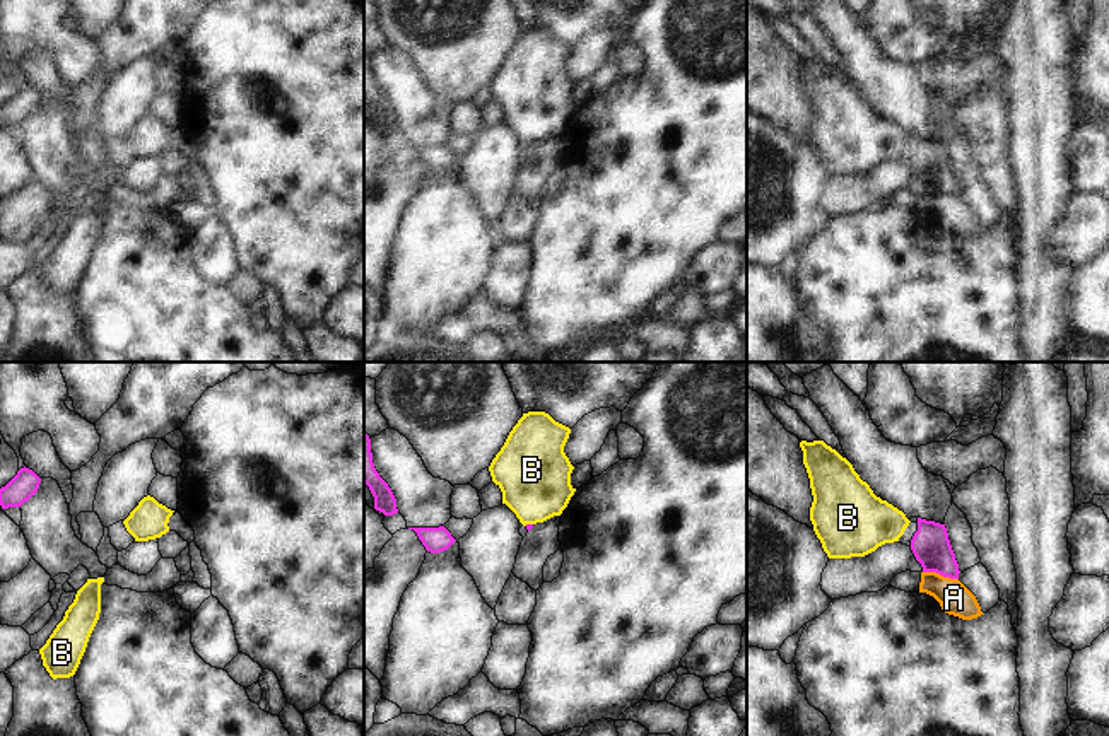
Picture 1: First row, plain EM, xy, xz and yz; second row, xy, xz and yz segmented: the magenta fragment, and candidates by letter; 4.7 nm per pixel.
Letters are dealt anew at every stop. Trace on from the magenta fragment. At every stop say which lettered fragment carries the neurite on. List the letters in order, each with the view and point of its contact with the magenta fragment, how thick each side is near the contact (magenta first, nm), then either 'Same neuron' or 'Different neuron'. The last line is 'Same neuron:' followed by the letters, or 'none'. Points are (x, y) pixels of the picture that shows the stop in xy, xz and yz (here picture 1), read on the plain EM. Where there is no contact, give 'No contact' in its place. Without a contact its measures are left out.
A: Touches magenta at yz (940, 192). Thickness 180 nm (magenta) against 150 nm. Different neuron
B: Touches magenta at xz (528, 142). Thickness 30 nm (magenta) against 360 nm. Different neuron
Same neuron: none

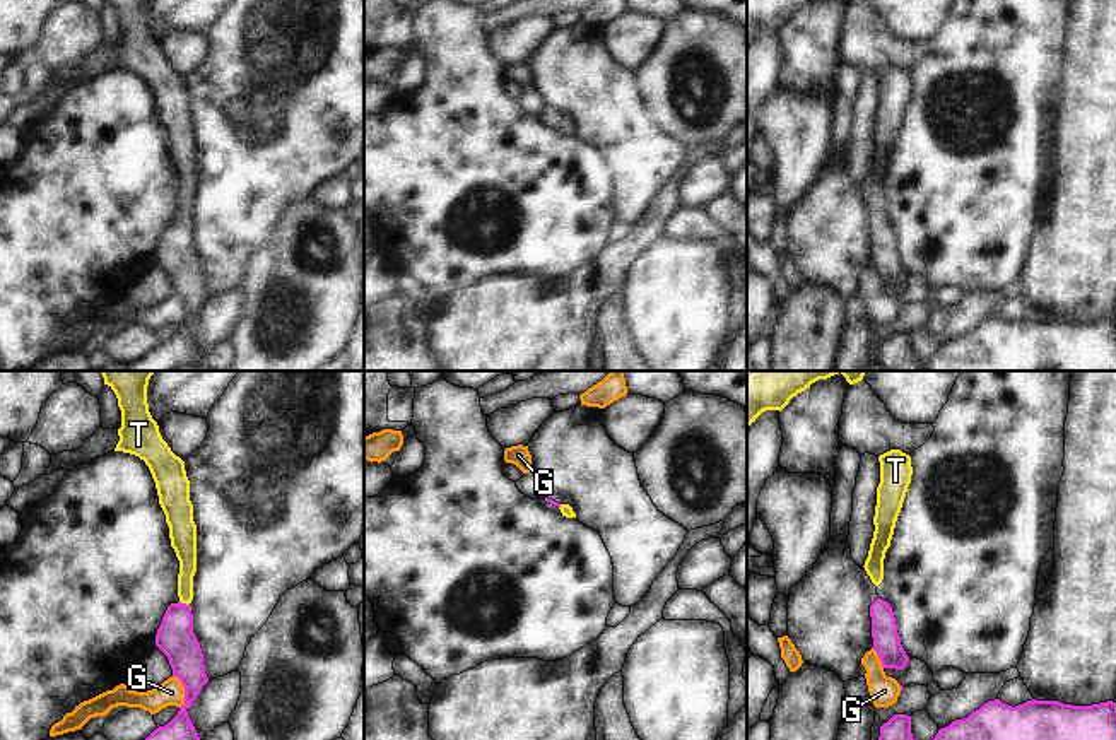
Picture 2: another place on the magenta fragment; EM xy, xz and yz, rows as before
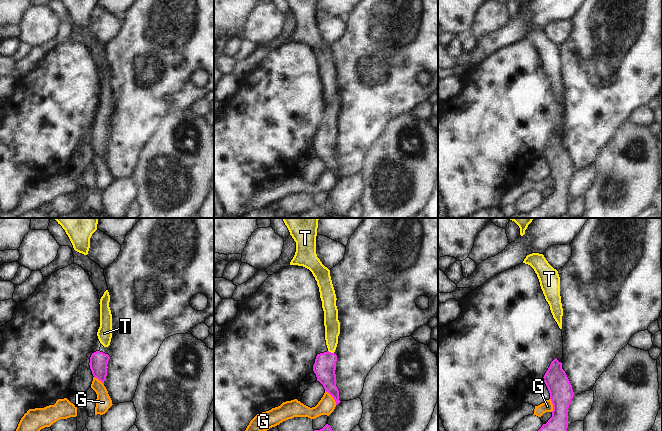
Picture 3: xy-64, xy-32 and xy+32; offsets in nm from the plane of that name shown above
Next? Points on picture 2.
G: Touches magenta at xy (185, 308). Thickness 180 nm (magenta) against 130 nm. Different neuron
T: Touches magenta at xy (185, 221). Thickness 180 nm (magenta) against 100 nm. Same neuron
Same neuron: T

